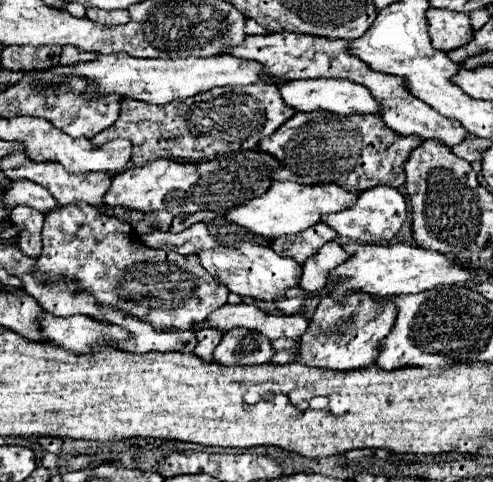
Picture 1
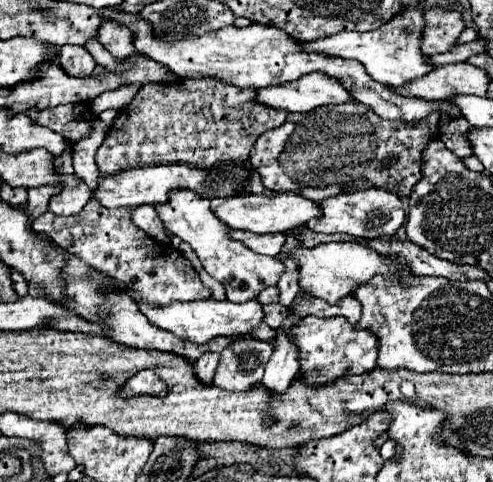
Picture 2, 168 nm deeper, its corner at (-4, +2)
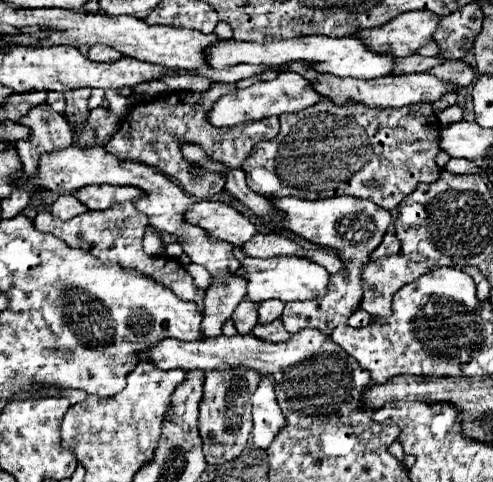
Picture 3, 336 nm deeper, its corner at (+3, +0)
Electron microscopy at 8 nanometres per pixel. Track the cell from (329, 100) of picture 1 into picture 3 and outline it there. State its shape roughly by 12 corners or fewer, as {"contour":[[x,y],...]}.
{"contour":[[300,74],[222,96],[212,126],[300,112],[322,96]]}

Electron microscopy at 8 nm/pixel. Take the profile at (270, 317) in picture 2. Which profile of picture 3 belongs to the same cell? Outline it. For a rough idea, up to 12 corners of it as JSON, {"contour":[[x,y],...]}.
{"contour":[[280,318],[256,324],[252,334],[270,342],[290,338]]}

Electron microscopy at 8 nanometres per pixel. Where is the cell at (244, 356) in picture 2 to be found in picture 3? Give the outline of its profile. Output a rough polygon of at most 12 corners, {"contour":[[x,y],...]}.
{"contour":[[252,368],[206,372],[198,426],[208,464],[244,450]]}

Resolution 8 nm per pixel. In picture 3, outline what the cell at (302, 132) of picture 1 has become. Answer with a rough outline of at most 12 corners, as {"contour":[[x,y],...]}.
{"contour":[[322,98],[244,160],[268,198],[394,210],[440,174],[432,104]]}

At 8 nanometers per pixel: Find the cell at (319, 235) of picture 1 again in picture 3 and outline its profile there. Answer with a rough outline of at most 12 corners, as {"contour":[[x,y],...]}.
{"contour":[[264,300],[258,308],[258,322],[266,324],[280,318],[284,302]]}

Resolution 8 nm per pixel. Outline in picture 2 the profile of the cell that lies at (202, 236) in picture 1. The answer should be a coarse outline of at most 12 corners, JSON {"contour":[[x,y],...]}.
{"contour":[[231,230],[231,236],[253,252],[277,256],[285,234],[251,234]]}

